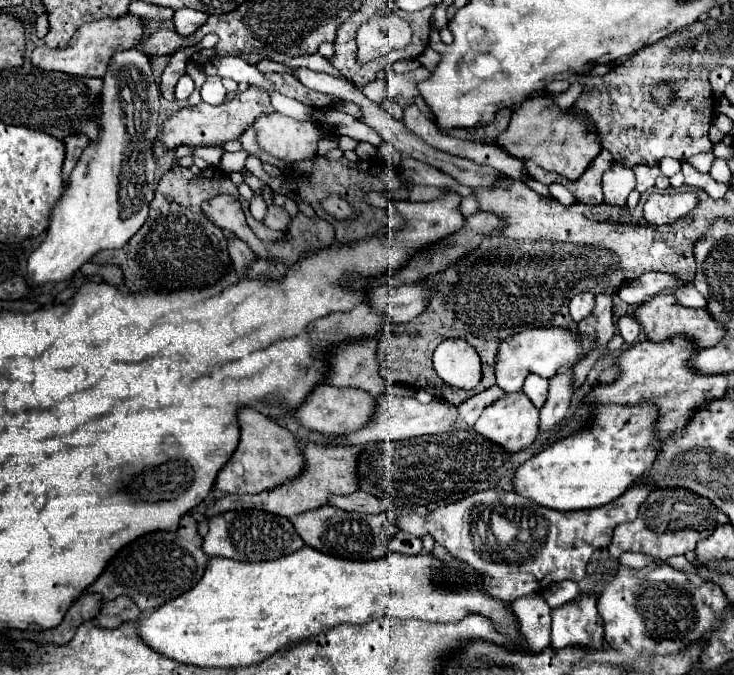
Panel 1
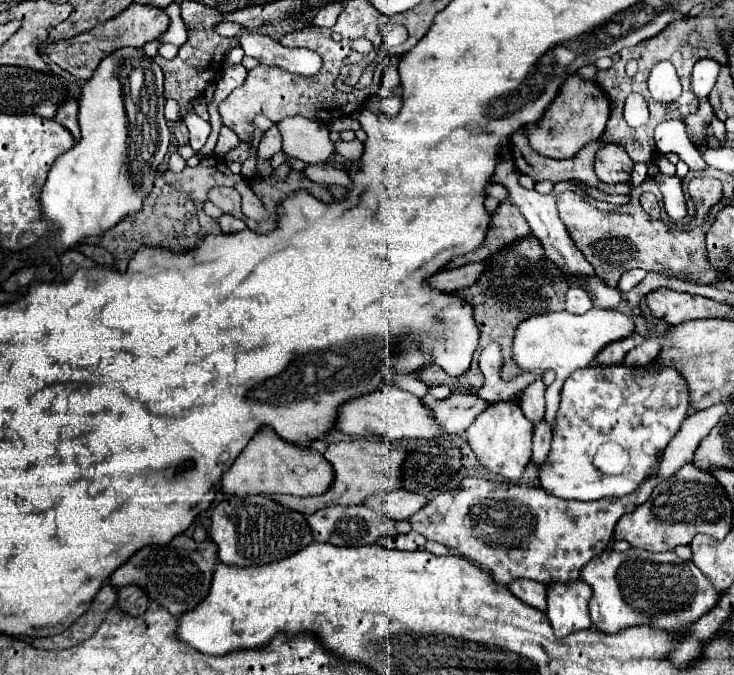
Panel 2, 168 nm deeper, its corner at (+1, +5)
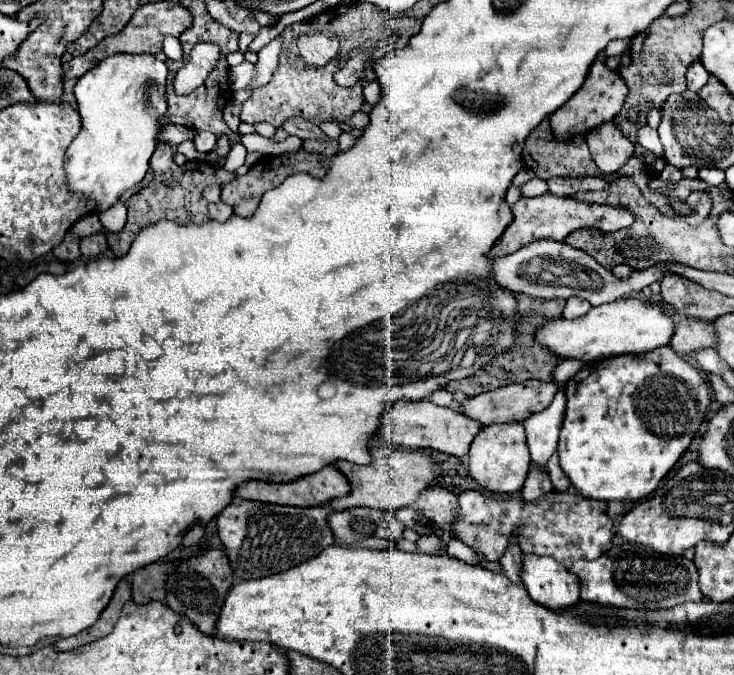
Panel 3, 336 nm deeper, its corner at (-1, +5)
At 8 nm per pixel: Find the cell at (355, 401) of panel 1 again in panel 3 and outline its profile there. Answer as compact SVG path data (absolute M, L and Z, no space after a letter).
M395 401L387 413L383 415L383 425L375 433L375 437L385 439L391 445L401 445L401 447L411 447L411 449L435 449L441 453L449 453L455 457L463 457L469 451L471 441L475 435L481 431L483 425L475 425L475 421L463 417L461 413L449 409L449 407L439 407L431 401Z

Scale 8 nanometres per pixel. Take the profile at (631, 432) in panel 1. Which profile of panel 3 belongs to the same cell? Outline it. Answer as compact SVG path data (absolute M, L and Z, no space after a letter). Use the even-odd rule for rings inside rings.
M671 347L587 363L573 379L567 381L565 395L567 409L557 447L561 469L583 497L605 501L639 501L651 493L685 453L711 403L705 377ZM645 419L657 419L657 433L645 425Z

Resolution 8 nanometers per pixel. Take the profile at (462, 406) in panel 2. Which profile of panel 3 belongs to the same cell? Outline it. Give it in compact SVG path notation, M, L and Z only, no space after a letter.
M523 381L523 383L515 383L515 385L505 385L505 387L475 395L475 397L465 397L461 401L461 415L469 417L471 421L477 421L481 425L525 421L531 413L545 409L553 401L555 393L557 393L557 385L549 383L549 381Z

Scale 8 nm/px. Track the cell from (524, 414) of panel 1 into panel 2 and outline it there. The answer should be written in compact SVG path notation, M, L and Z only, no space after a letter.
M497 401L489 405L467 429L467 443L475 453L477 461L485 469L509 481L517 481L523 475L531 459L531 437L533 437L533 425L527 421L521 407L515 405L513 401Z

